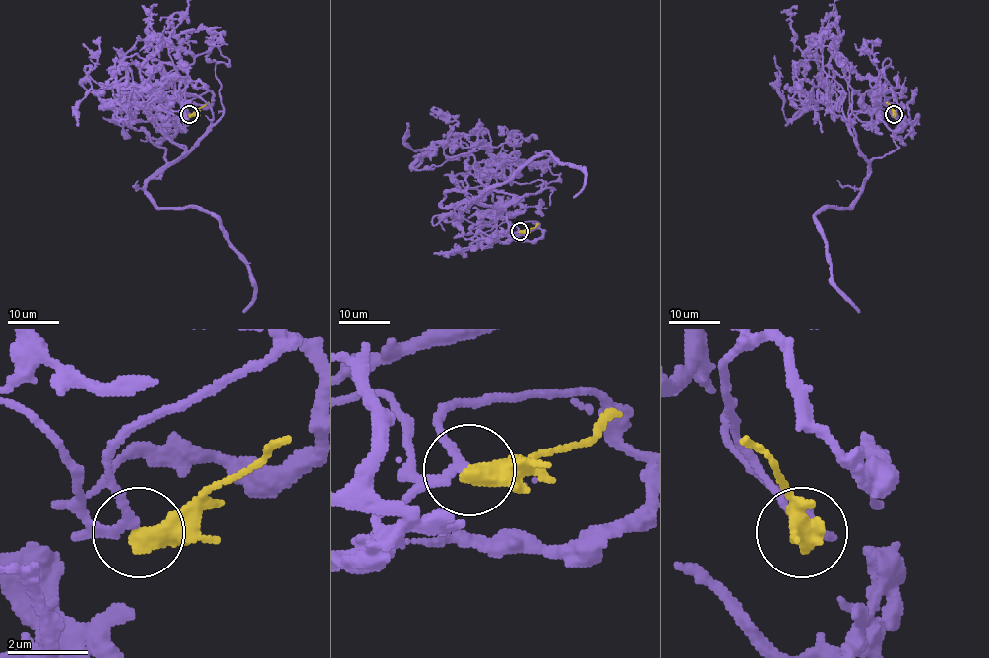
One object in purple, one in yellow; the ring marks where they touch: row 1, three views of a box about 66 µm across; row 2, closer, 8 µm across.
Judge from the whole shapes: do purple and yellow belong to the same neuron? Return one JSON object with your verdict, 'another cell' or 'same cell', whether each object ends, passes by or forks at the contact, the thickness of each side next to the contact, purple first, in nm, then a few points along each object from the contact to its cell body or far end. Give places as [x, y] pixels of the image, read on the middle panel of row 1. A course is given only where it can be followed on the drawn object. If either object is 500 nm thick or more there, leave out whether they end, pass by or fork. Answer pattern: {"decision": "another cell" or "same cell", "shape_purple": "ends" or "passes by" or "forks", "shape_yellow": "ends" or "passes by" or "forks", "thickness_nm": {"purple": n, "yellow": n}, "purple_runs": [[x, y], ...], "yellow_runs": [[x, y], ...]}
{"decision": "another cell", "thickness_nm": {"purple": 180, "yellow": 550}, "yellow_runs": [[520, 231], [528, 231], [538, 223]]}

